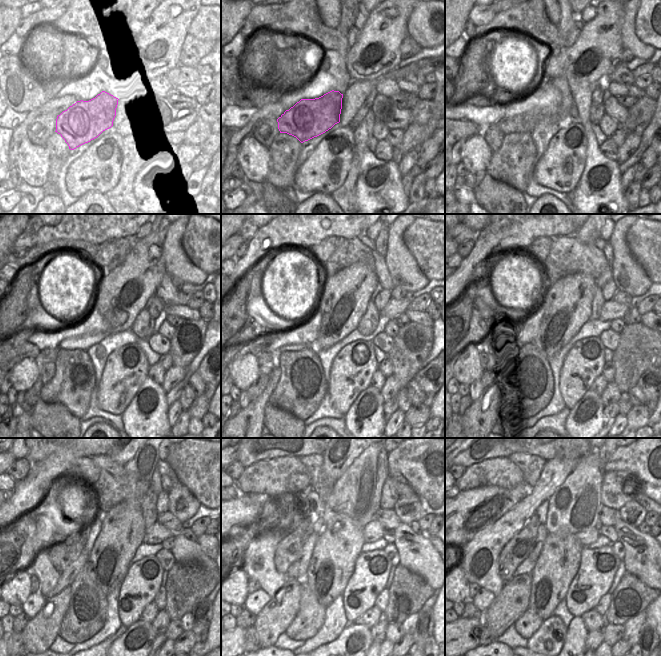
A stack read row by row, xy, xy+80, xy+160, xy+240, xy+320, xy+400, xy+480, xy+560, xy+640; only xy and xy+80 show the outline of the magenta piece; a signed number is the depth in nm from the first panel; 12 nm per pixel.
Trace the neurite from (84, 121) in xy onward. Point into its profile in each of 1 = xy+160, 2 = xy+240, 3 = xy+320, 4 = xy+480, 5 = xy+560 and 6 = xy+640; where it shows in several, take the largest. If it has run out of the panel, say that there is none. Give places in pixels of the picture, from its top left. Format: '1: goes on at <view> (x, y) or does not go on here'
1: goes on at xy+160 (524, 123)
2: goes on at xy+240 (47, 355)
3: goes on at xy+320 (267, 362)
4: goes on at xy+480 (34, 580)
5: goes on at xy+560 (253, 585)
6: goes on at xy+640 (473, 587)

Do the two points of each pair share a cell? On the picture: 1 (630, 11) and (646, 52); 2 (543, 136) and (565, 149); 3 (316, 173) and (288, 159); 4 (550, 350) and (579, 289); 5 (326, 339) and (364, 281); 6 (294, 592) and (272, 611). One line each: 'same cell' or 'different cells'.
1: same cell
2: different cells
3: different cells
4: same cell
5: same cell
6: same cell

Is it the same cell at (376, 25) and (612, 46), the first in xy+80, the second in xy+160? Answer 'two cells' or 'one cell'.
one cell

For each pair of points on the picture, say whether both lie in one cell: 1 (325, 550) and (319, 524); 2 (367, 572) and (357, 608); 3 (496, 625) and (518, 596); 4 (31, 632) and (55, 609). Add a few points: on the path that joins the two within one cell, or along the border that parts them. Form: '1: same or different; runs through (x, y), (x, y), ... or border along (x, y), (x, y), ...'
1: different; border along (325, 524), (319, 535)
2: same; runs through (367, 581), (365, 589), (361, 593), (361, 599)
3: same; runs through (497, 618), (511, 603)
4: same; runs through (37, 627), (49, 615)

